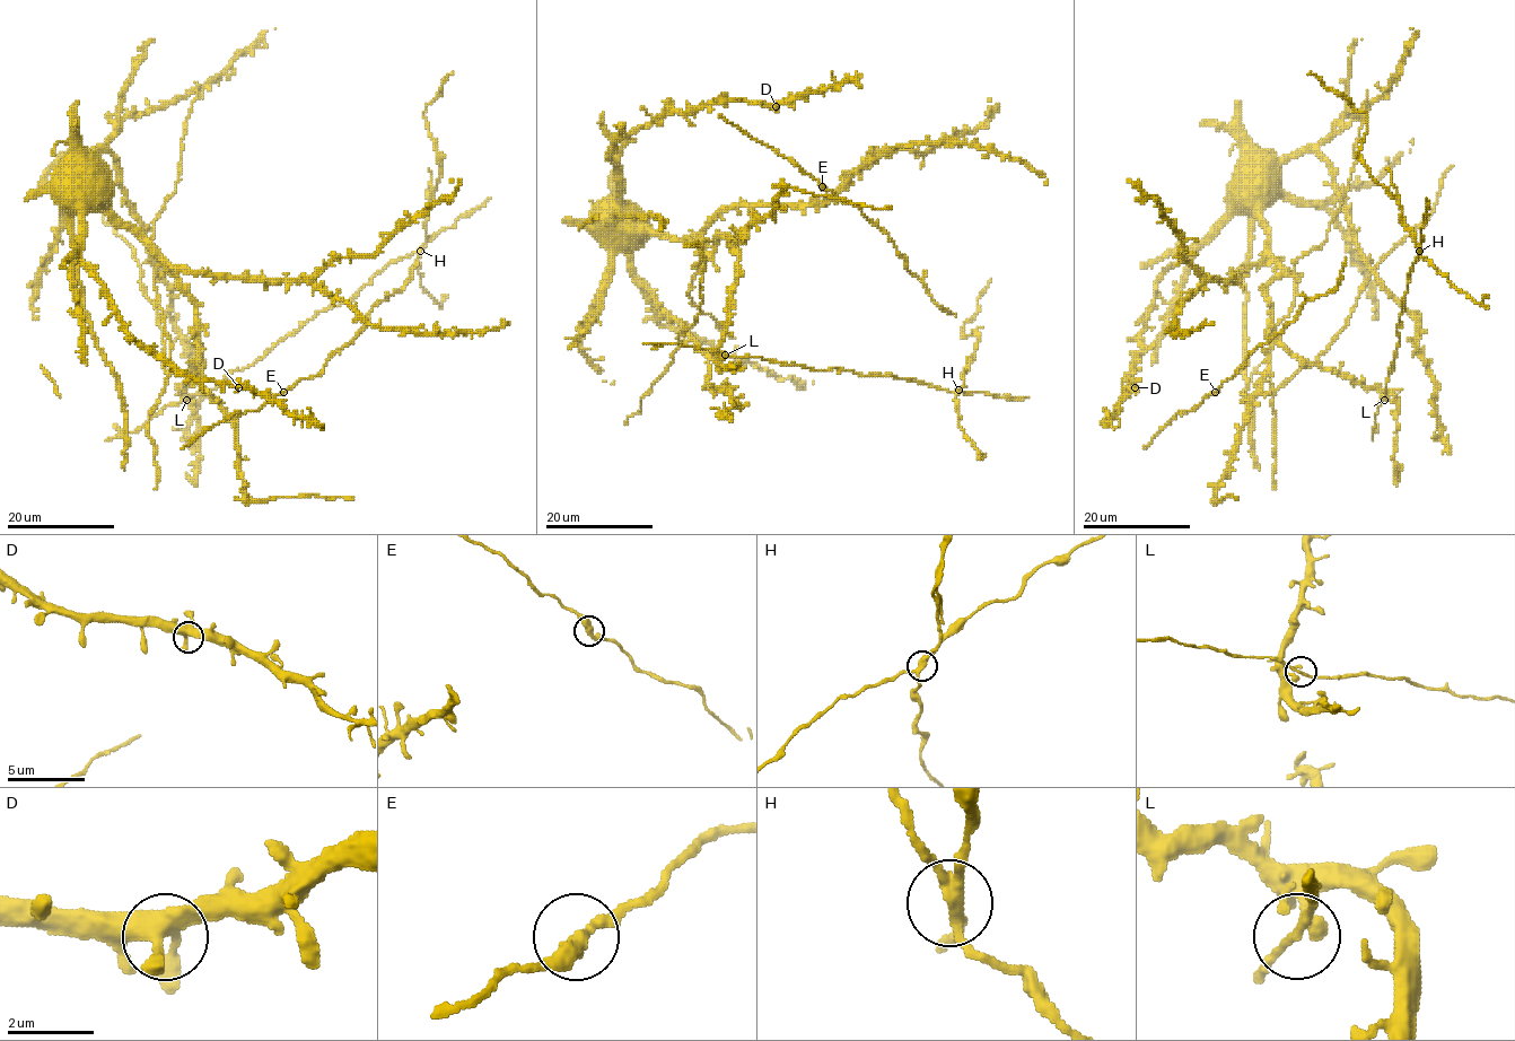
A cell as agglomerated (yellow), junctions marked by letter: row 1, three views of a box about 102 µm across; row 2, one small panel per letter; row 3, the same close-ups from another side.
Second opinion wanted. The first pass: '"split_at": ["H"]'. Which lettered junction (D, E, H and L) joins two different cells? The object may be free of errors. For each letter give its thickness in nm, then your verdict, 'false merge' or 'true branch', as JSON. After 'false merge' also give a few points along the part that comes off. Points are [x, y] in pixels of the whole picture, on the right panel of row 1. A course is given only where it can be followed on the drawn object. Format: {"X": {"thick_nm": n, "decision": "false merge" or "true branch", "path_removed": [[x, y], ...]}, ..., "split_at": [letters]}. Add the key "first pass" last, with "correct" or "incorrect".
{"D": {"thick_nm": 400, "decision": "true branch"}, "E": {"thick_nm": 360, "decision": "true branch"}, "H": {"thick_nm": 280, "decision": "false merge", "path_removed": [[1419, 251], [1402, 221], [1400, 202], [1371, 176], [1359, 155], [1366, 114], [1308, 73]]}, "L": {"thick_nm": 220, "decision": "true branch"}, "split_at": ["H"], "first pass": "correct"}

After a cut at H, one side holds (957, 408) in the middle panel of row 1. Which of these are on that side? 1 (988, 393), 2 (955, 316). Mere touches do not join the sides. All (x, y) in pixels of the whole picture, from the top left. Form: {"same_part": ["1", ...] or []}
{"same_part": []}

